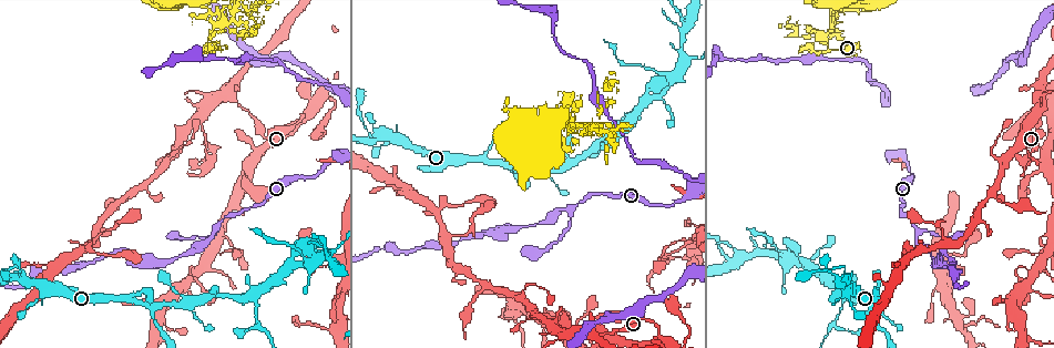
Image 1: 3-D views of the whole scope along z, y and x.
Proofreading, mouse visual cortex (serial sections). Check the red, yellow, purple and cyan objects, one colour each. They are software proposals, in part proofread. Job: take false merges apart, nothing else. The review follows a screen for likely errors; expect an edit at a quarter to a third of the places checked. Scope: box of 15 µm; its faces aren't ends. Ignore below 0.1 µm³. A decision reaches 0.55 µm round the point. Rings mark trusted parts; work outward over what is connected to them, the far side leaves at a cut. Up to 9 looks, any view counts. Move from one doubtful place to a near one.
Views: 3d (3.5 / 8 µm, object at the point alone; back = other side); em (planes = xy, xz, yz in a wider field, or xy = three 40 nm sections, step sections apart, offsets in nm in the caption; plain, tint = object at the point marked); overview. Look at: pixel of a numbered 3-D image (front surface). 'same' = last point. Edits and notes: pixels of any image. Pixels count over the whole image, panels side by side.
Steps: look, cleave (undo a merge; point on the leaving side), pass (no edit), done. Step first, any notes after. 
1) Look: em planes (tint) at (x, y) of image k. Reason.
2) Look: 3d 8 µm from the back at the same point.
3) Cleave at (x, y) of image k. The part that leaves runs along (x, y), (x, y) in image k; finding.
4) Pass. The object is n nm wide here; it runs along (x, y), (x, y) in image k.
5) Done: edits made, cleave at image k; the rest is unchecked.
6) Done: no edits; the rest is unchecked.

Look: 3d 3.5 µm at (213, 25) of image 1. Narrows sharply.

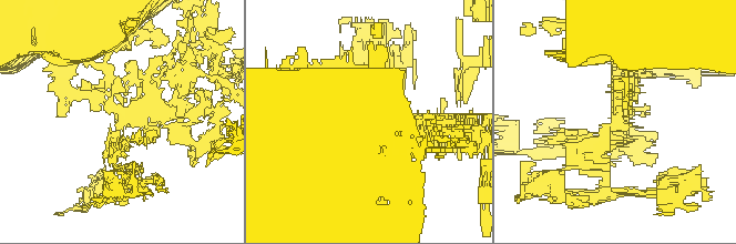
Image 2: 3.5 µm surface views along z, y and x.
Look: em xy step 3 (tint) at (122, 121) of image 2. Shape alone is not enough.

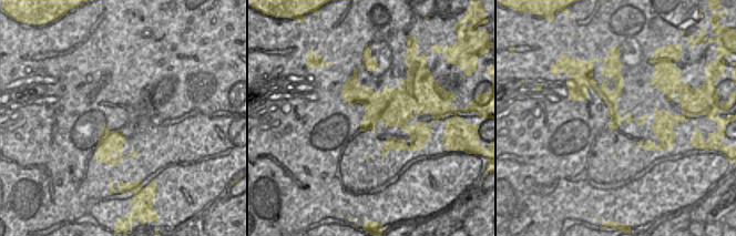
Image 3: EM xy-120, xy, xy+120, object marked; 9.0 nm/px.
Pass. It runs along (133, 183), (115, 80), (92, 60) in image 2; one cell here.

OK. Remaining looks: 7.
Look: 3d 3.5 µm from the back at (153, 303) of image 1. Three-way junction.

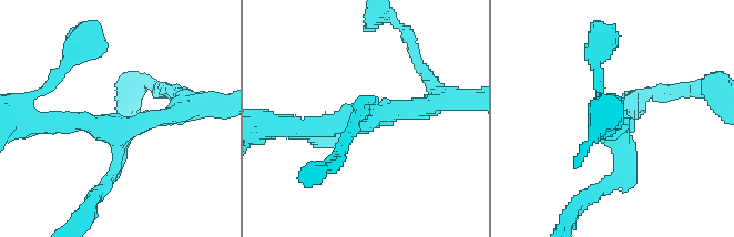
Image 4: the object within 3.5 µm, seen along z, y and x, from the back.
Look: em planes (tint) at (128, 125) of image 4. 3 arms meet here; the arms are 150, 300, 300 nm wide; shape alone is not enough.

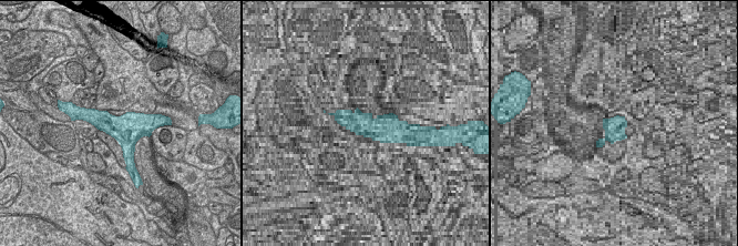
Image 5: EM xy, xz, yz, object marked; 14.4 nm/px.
Look: em xy step 1 (tint) at the same point.

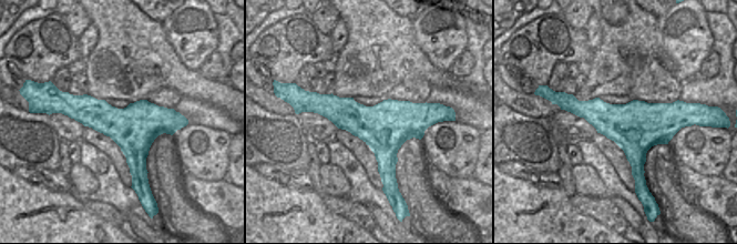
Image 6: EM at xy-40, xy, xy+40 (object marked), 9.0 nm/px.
Pass. It runs along (439, 101), (347, 124), (299, 126) in image 4; all the same cell.

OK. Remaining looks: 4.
Look: 3d 8 µm at (836, 323) of image 1. Abrupt turn.

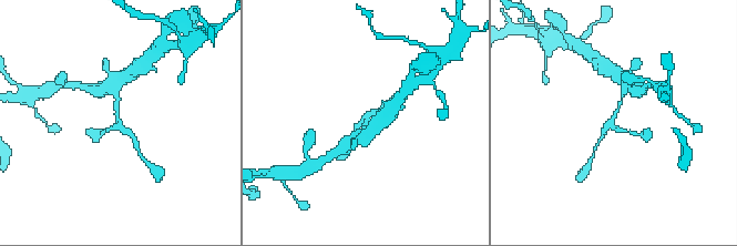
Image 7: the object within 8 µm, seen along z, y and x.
Look: em xy step 2 (tint) at (366, 118) of image 7. Now the EM.

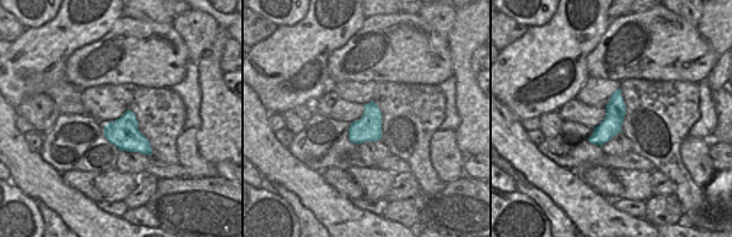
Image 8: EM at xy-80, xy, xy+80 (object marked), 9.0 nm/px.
Pass. The object is 240 nm wide here; it runs along (618, 93), (614, 119), (593, 140) in image 8; one cell here.

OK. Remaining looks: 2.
Look: 3d 8 µm from the back at (232, 92) of image 1. Small branch off a trunk.

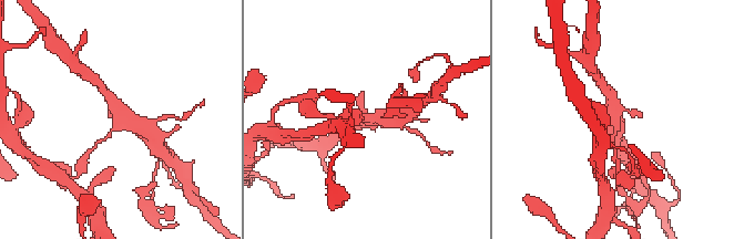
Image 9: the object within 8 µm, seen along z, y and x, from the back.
Look: em xy step 5 (tint) at (614, 121) of image 9.

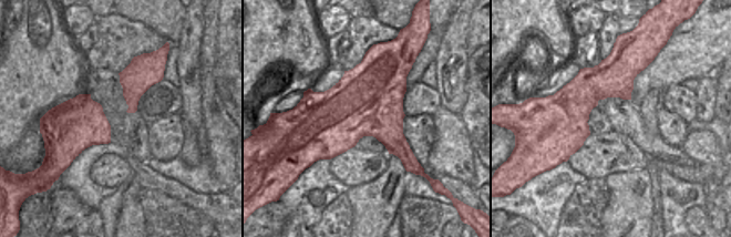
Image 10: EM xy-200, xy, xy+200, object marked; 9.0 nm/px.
Pass. The object is 650 nm wide here; it runs along (98, 143), (120, 121), (148, 134) in image 9; continuous, no second cell.

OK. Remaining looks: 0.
Done: no edits; the rest is unchecked.

